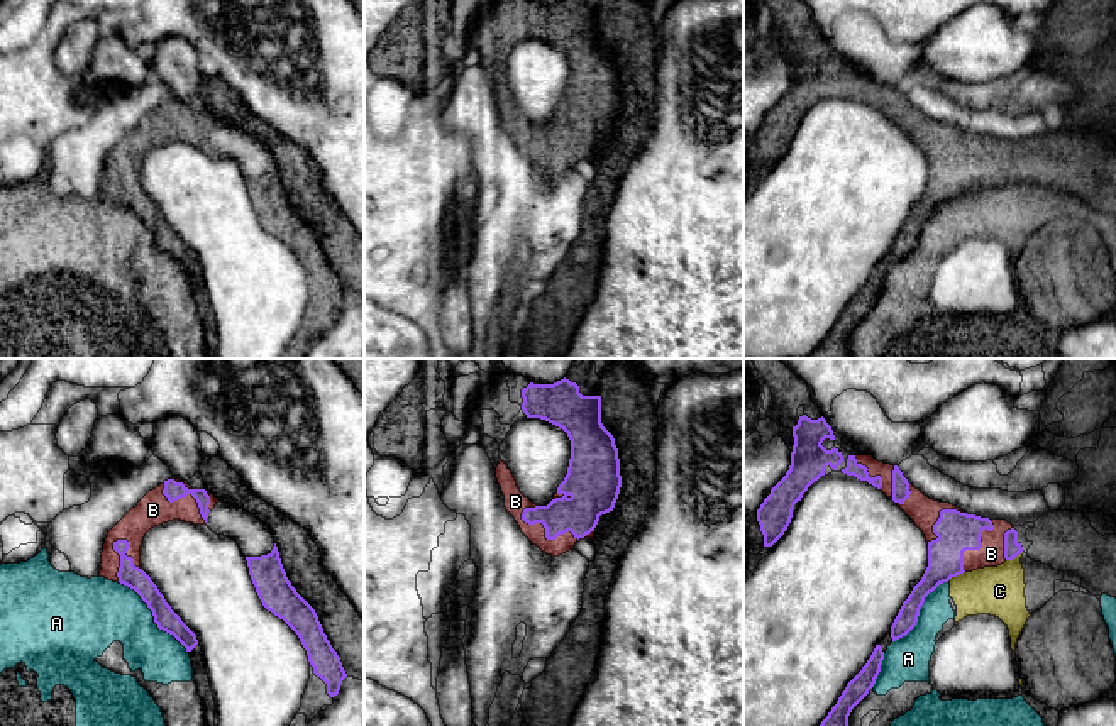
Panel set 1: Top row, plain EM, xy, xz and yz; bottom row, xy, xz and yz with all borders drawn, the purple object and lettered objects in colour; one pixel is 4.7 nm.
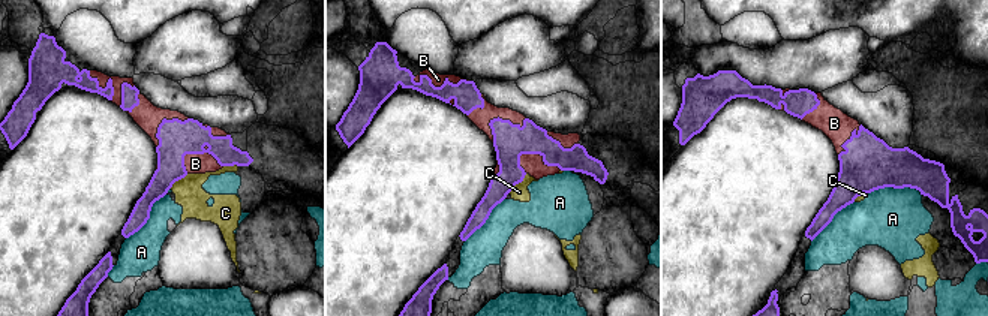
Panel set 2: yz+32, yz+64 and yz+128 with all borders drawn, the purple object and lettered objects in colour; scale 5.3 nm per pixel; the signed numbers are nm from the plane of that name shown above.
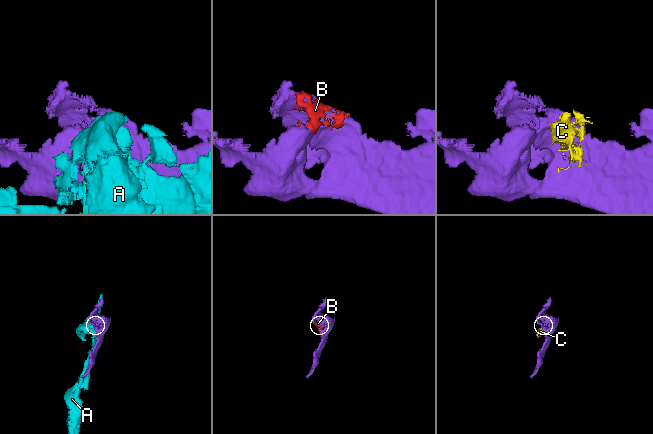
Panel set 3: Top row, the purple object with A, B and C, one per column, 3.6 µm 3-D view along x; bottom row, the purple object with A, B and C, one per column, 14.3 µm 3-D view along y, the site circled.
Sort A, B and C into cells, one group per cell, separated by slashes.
A C / B

